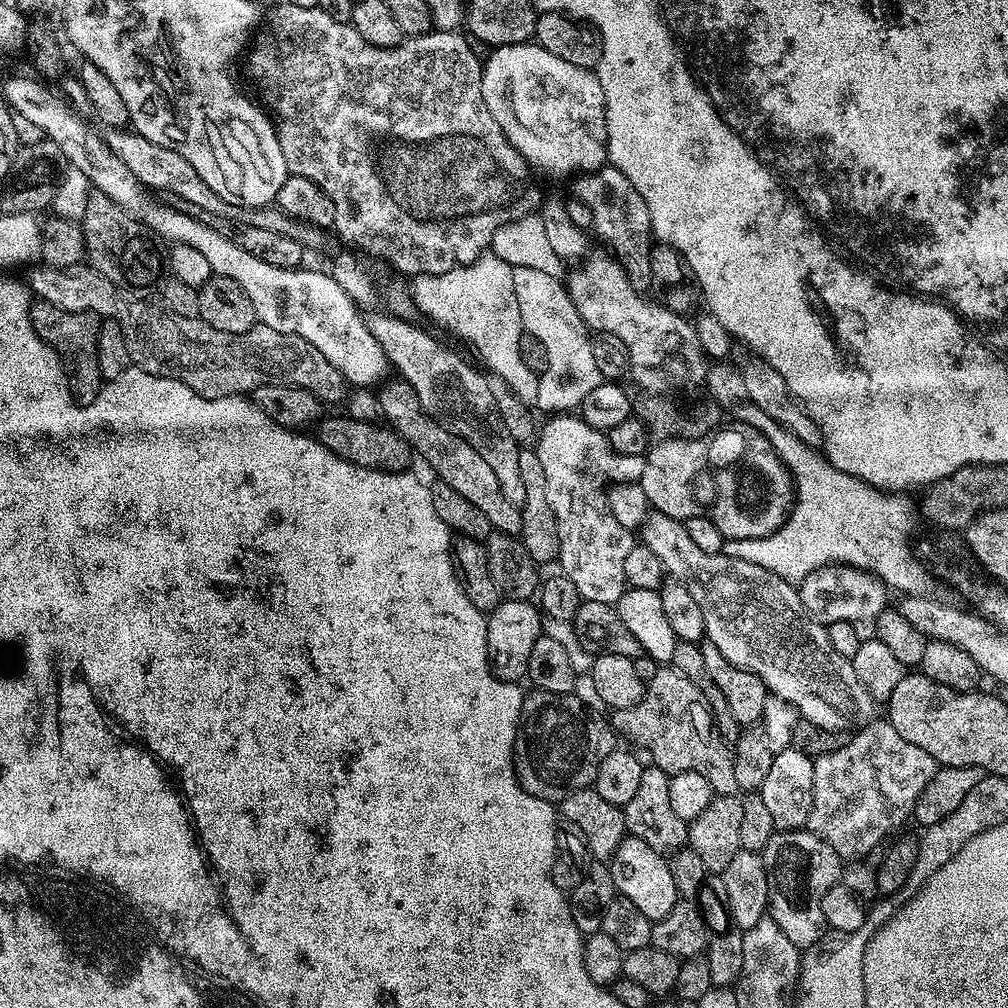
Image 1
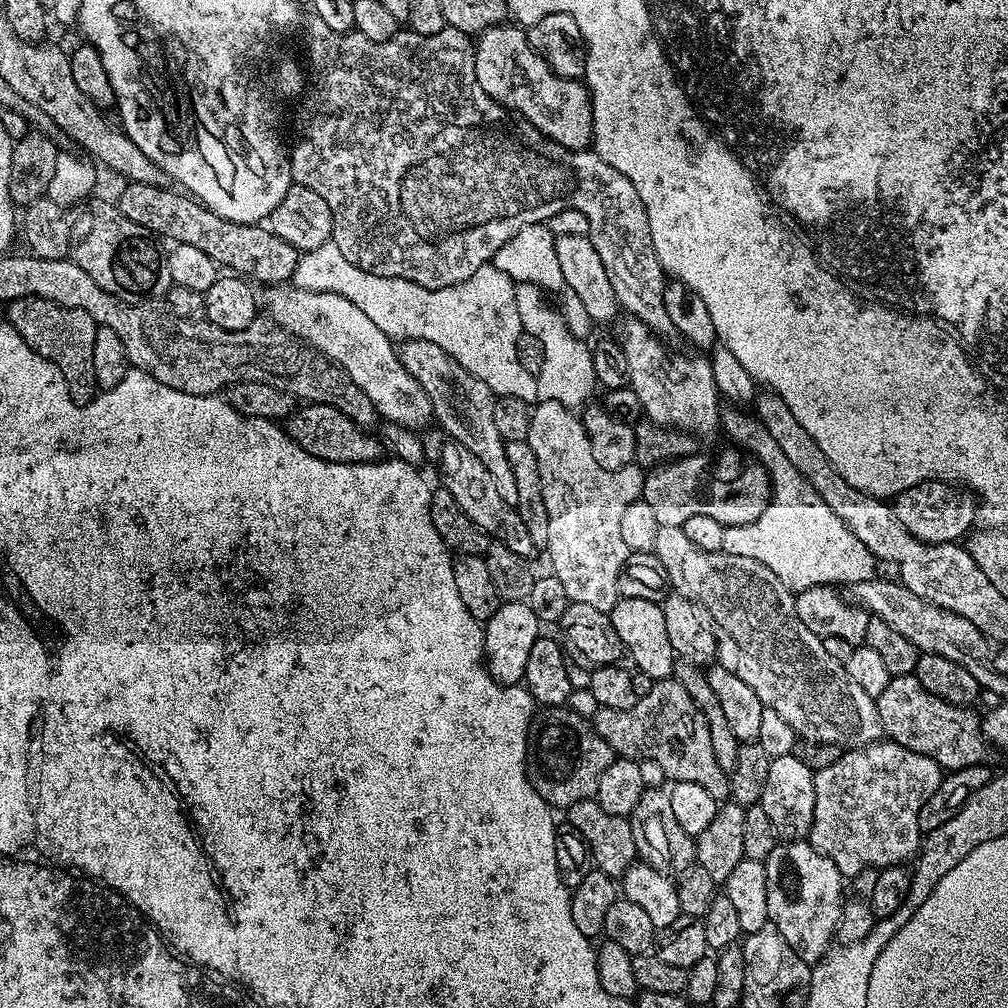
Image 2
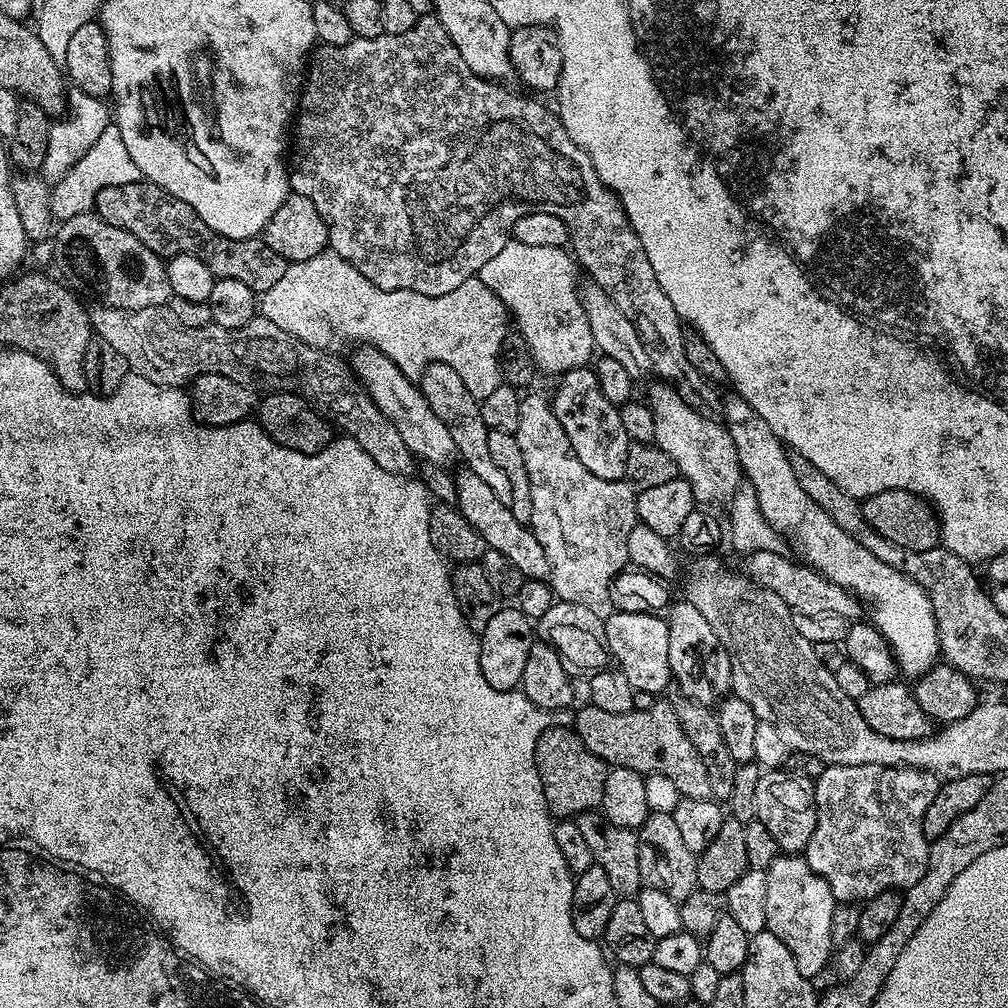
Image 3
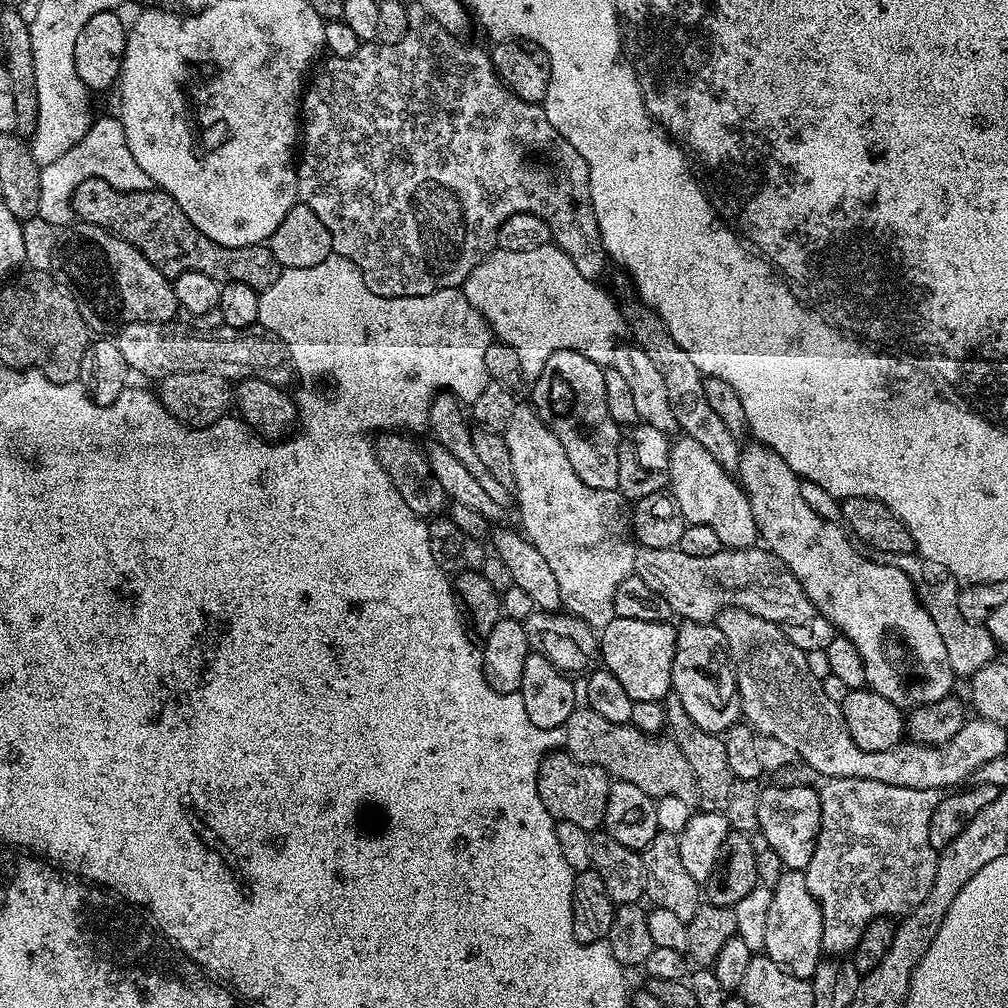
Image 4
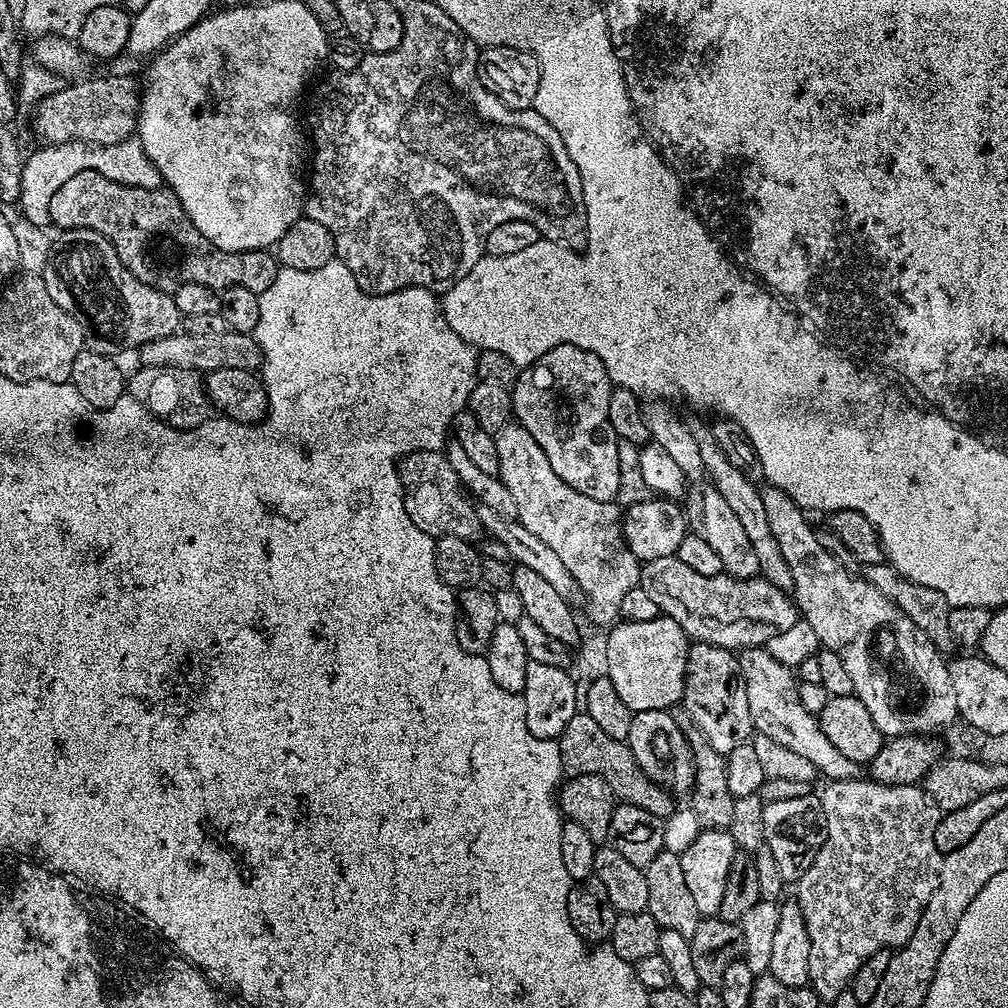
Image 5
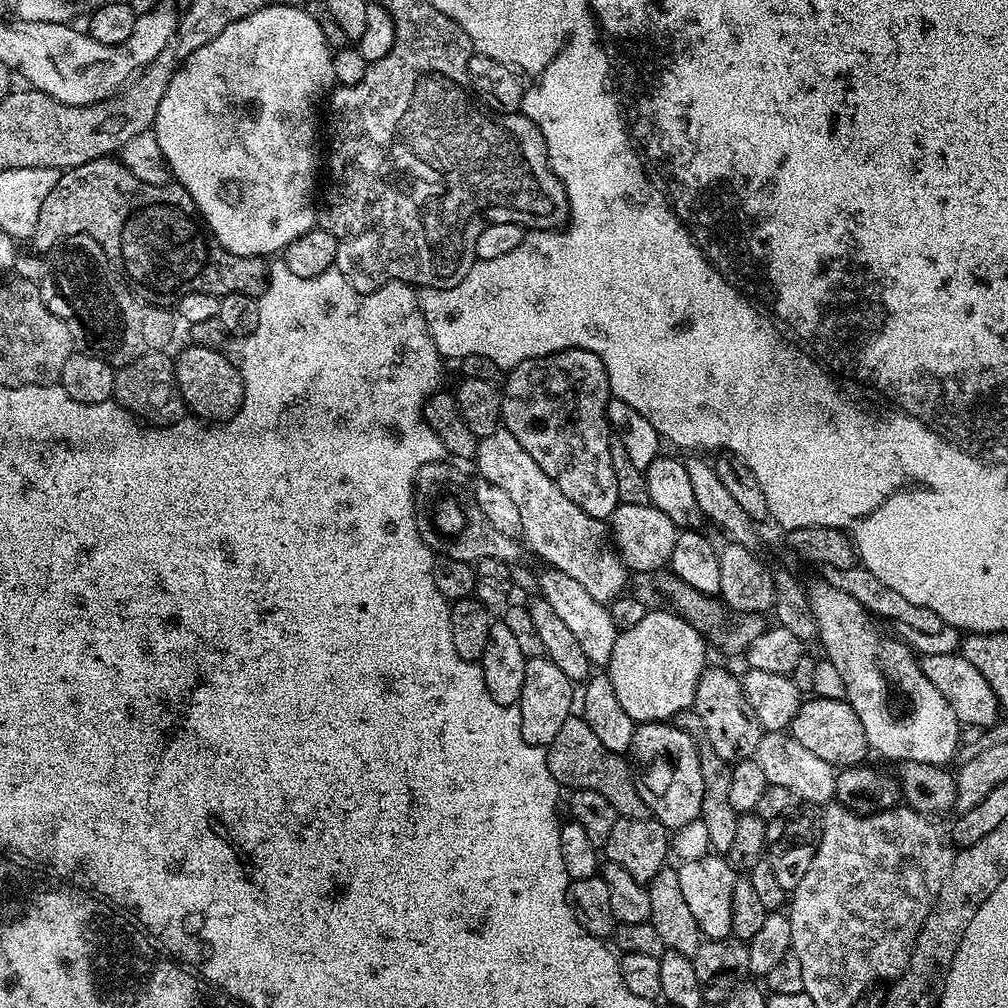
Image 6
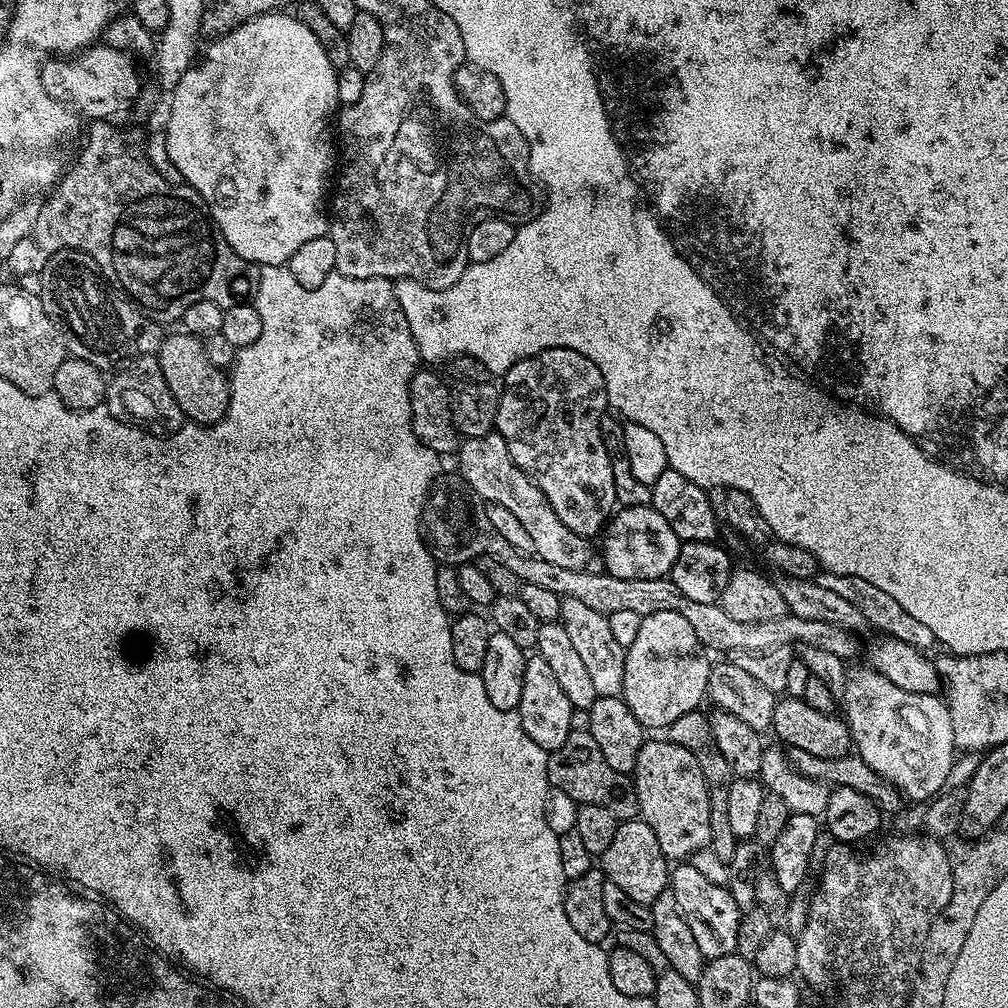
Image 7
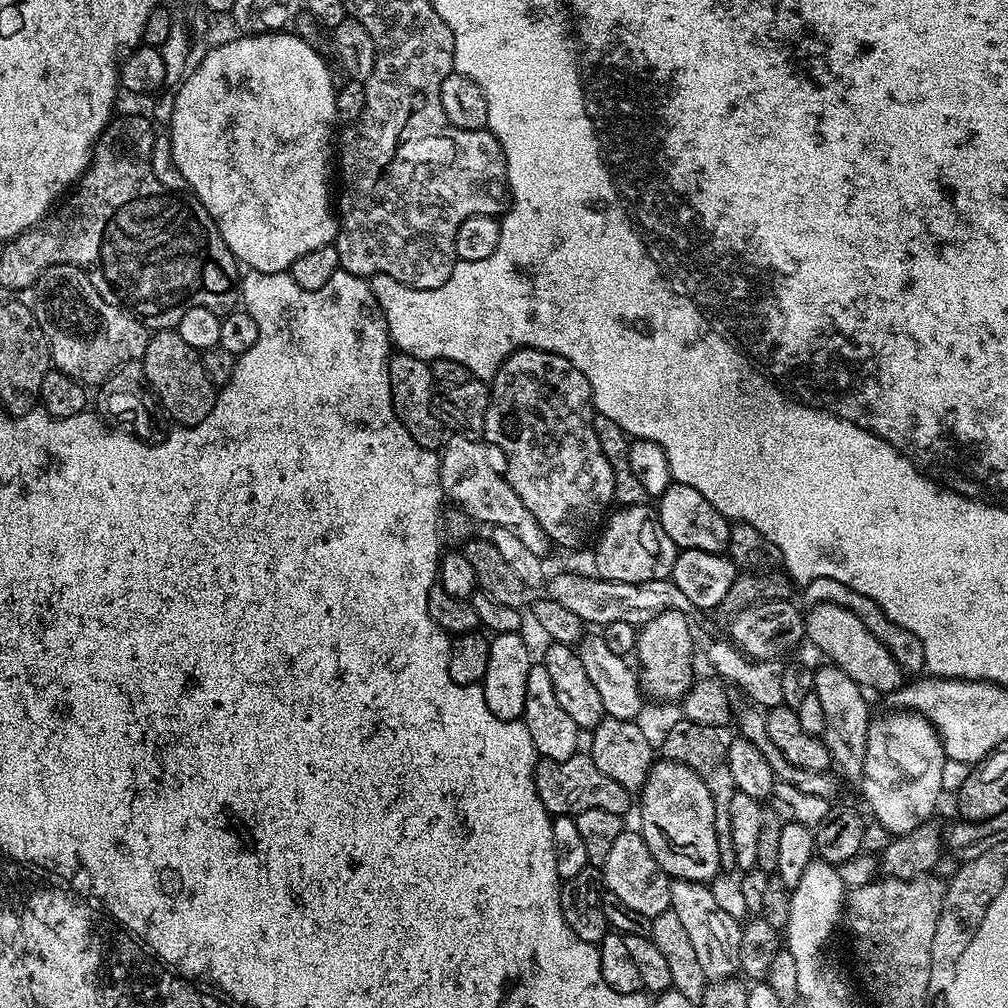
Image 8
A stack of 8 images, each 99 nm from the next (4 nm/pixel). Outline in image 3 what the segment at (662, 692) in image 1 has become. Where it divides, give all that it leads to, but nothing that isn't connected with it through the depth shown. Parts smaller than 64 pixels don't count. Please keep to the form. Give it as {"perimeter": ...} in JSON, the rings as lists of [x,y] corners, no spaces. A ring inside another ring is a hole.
{"perimeter":[[[653,702],[648,708],[637,708],[626,714],[610,714],[589,704],[575,713],[574,730],[590,754],[602,758],[613,768],[629,768],[645,776],[664,774],[674,782],[681,797],[706,800],[712,796],[706,766],[702,758],[698,758],[698,750],[694,750],[694,742],[686,736],[682,722],[678,722],[678,714],[671,703]]]}

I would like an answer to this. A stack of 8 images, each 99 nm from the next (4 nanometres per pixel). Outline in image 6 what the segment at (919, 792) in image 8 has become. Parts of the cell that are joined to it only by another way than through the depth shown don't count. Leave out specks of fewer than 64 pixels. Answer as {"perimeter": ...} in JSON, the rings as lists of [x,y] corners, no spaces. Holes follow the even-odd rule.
{"perimeter":[[[820,582],[811,589],[807,589],[808,605],[816,623],[816,635],[818,644],[824,647],[823,655],[834,662],[838,674],[842,674],[842,683],[846,686],[844,699],[858,714],[858,722],[862,722],[862,730],[866,732],[866,742],[873,753],[885,756],[895,762],[918,762],[919,764],[947,765],[951,756],[957,755],[961,747],[960,731],[962,725],[955,717],[953,710],[935,688],[934,683],[926,678],[926,674],[920,669],[920,661],[914,655],[911,648],[895,635],[887,636],[879,632],[870,619],[870,613],[850,594],[846,594],[841,588],[830,586],[826,582]]]}

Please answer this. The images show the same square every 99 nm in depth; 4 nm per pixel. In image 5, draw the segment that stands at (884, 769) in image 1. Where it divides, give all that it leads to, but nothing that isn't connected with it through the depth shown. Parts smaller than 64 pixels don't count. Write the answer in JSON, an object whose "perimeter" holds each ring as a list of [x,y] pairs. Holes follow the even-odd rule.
{"perimeter":[[[871,778],[828,780],[825,785],[819,793],[826,818],[824,845],[798,882],[798,903],[810,938],[808,984],[821,1001],[830,1002],[851,985],[870,954],[899,950],[908,943],[930,898],[934,898],[934,890],[938,890],[945,853],[934,846],[934,830],[942,813],[923,787],[880,784]]]}

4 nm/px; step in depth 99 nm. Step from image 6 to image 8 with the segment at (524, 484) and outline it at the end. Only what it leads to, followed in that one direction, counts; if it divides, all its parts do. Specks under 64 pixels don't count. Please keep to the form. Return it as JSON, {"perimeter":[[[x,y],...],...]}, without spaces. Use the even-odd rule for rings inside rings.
{"perimeter":[[[464,434],[449,435],[440,456],[440,486],[443,495],[447,499],[449,496],[455,507],[467,512],[473,521],[481,520],[492,528],[514,530],[514,534],[522,538],[522,546],[534,550],[536,556],[547,557],[548,548],[550,549],[547,533],[542,526],[538,526],[534,514],[530,514],[522,498],[514,494],[505,473],[488,461],[488,452],[490,453],[489,445],[479,439]]]}

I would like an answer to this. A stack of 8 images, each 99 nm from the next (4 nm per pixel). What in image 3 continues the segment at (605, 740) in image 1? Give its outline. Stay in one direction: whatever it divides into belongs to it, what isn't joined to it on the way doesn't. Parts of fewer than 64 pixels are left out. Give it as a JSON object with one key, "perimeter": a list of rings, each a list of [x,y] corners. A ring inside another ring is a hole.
{"perimeter":[[[548,727],[538,738],[536,747],[536,769],[544,787],[544,797],[548,803],[548,811],[556,818],[575,818],[583,812],[599,809],[602,802],[602,790],[606,786],[609,765],[602,758],[590,754],[586,746],[578,738],[578,734],[571,727]]]}

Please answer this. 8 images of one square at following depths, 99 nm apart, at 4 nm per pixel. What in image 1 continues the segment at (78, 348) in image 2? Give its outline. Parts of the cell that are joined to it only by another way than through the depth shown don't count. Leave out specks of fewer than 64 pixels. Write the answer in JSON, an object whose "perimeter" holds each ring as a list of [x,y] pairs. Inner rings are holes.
{"perimeter":[[[37,299],[28,315],[38,338],[46,342],[58,354],[60,365],[68,378],[68,389],[73,400],[81,404],[92,404],[106,381],[98,366],[98,330],[101,317],[92,312],[71,312],[62,310],[50,302]]]}

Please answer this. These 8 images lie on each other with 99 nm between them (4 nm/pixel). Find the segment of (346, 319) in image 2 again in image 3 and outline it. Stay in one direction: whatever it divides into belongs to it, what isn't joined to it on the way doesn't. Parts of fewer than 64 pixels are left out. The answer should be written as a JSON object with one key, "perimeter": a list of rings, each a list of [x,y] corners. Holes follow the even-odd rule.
{"perimeter":[[[360,346],[350,359],[350,367],[356,374],[357,380],[366,391],[368,397],[390,418],[390,423],[402,434],[402,442],[412,451],[417,461],[424,464],[435,464],[437,466],[451,466],[457,463],[458,453],[454,446],[454,438],[450,435],[450,430],[446,430],[446,425],[430,410],[423,392],[407,376],[398,370],[396,363],[389,356],[371,346]]]}

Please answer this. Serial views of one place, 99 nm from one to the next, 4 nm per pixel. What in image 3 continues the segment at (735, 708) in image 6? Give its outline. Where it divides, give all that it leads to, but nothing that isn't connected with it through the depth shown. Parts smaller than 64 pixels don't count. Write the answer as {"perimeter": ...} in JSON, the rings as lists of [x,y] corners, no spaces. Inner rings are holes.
{"perimeter":[[[686,598],[667,609],[666,619],[670,630],[670,670],[675,687],[680,687],[681,697],[705,706],[719,705],[729,695],[732,686],[732,667],[726,646],[710,630],[710,622]]]}

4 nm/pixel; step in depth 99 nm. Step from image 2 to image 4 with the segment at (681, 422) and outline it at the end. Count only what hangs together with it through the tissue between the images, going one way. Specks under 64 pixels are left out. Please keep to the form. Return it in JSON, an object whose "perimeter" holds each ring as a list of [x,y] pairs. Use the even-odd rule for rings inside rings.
{"perimeter":[[[681,435],[672,440],[667,478],[670,494],[678,502],[685,521],[698,526],[710,526],[718,534],[718,542],[725,548],[751,548],[757,543],[758,533],[754,522],[754,510],[750,510],[748,495],[714,457],[694,438]]]}

